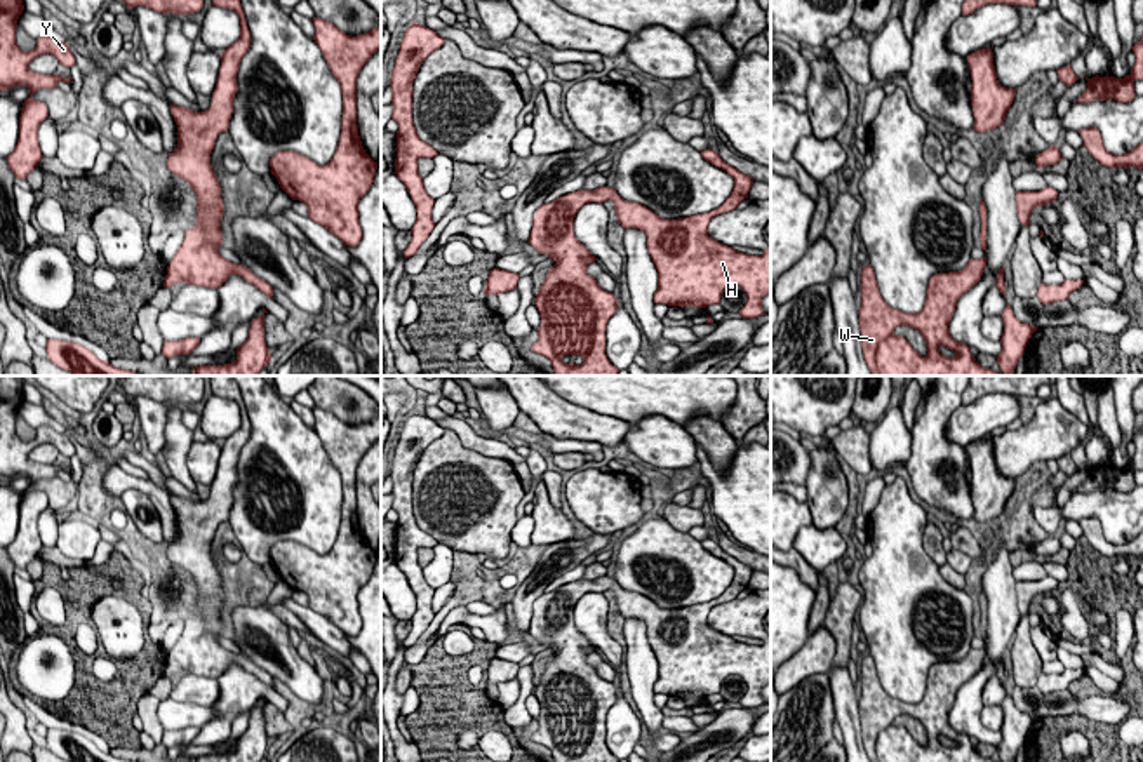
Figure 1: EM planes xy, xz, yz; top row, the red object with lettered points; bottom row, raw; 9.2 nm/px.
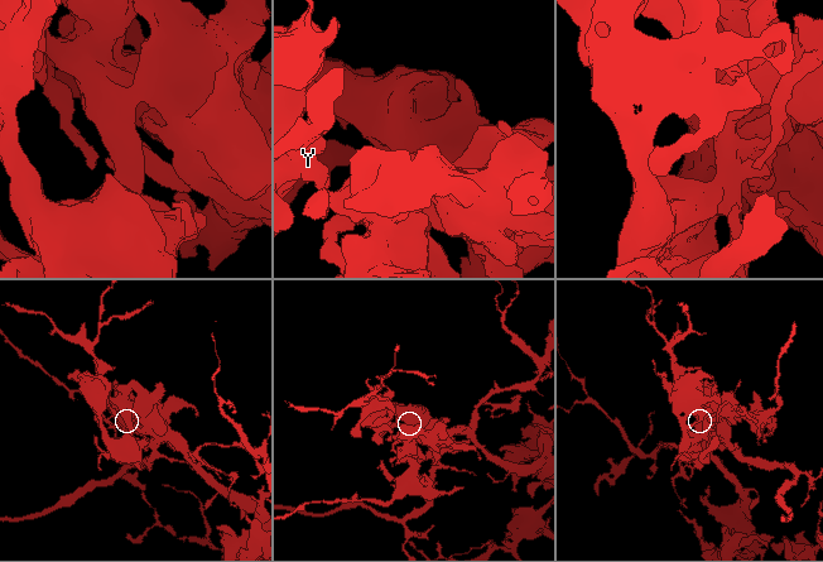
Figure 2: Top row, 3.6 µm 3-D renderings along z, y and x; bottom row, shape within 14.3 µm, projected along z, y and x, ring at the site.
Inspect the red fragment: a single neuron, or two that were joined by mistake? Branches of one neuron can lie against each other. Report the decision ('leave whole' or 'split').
leave whole

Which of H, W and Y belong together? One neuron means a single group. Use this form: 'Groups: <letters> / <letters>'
Groups: H W Y

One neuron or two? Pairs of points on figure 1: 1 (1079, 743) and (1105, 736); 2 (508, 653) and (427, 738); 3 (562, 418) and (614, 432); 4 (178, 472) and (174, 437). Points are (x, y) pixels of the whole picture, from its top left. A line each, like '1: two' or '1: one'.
1: two
2: two
3: one
4: one

